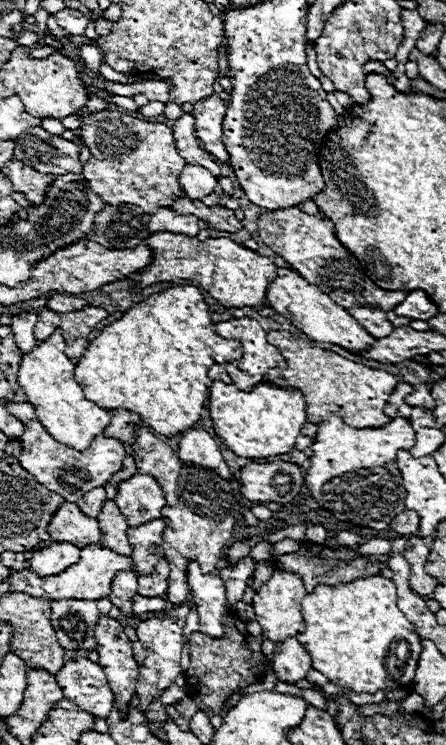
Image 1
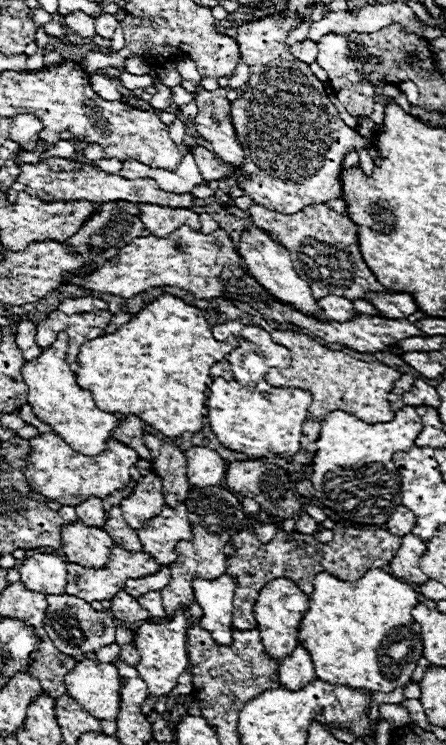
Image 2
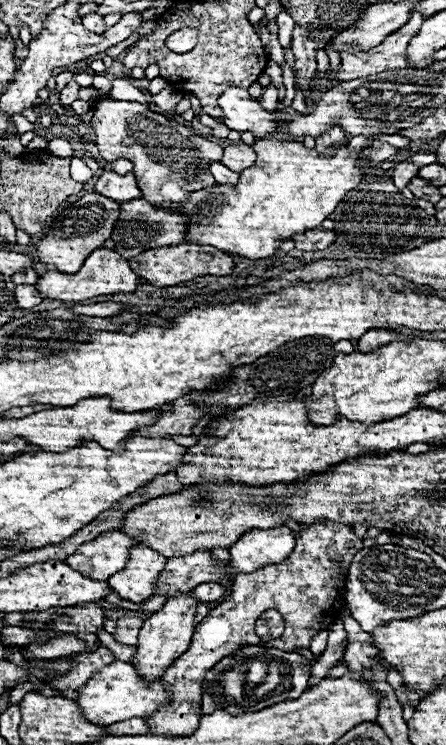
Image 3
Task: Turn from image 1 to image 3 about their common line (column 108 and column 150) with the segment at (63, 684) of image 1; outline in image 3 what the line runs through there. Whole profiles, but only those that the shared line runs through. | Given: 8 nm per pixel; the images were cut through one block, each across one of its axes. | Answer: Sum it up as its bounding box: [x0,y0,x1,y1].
[76,662,168,726]

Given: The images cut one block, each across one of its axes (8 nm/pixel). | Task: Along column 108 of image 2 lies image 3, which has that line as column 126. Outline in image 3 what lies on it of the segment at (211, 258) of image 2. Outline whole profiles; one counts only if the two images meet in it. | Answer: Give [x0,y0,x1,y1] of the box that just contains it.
[36,248,140,302]

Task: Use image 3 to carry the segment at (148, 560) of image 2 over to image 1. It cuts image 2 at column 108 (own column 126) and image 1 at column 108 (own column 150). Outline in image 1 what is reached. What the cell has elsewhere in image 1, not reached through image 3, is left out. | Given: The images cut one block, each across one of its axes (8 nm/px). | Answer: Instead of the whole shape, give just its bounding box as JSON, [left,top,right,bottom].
[8,544,132,600]

